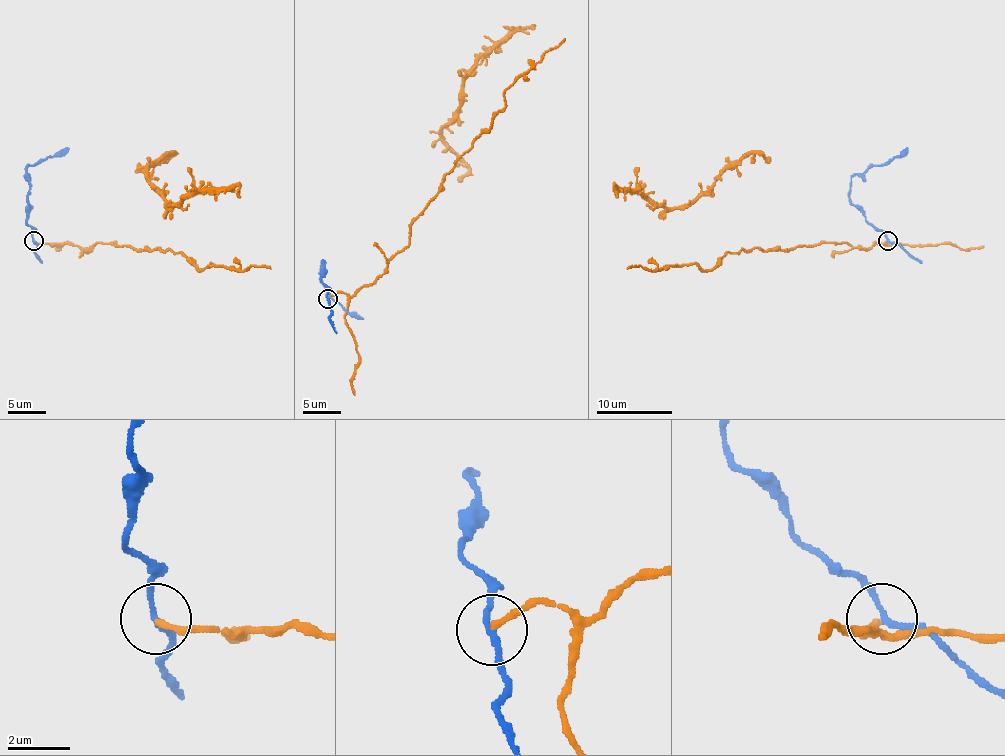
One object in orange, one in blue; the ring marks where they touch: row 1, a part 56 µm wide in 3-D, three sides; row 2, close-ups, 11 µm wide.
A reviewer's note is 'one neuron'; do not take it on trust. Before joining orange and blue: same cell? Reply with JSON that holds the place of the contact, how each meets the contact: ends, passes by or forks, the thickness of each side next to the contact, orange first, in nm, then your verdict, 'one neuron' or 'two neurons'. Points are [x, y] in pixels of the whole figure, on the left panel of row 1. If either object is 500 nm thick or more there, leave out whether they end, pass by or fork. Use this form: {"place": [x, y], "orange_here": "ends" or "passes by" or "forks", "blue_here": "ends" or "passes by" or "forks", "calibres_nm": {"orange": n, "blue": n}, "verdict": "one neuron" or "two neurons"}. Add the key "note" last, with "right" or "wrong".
{"place": [33, 241], "orange_here": "ends", "blue_here": "passes by", "calibres_nm": {"orange": 180, "blue": 170}, "verdict": "two neurons", "note": "wrong"}

